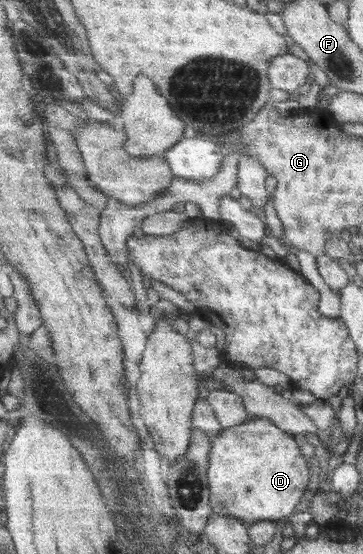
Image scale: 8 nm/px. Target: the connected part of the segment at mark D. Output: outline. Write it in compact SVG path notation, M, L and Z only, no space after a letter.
M253 417L246 423L223 429L211 440L208 477L211 491L210 501L214 512L240 518L248 526L260 520L283 524L297 512L296 507L306 487L310 485L310 469L308 469L309 459L302 455L302 449L294 441L292 434L269 419Z

